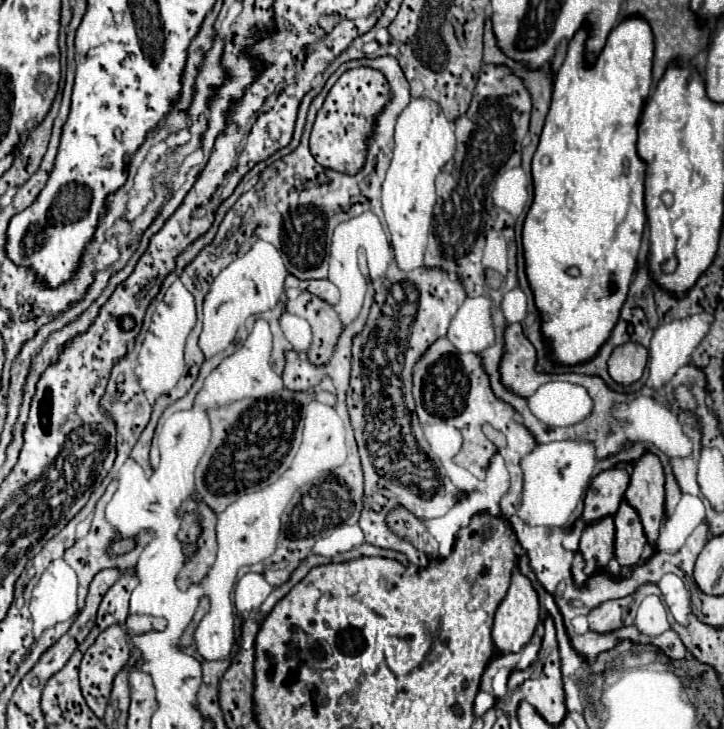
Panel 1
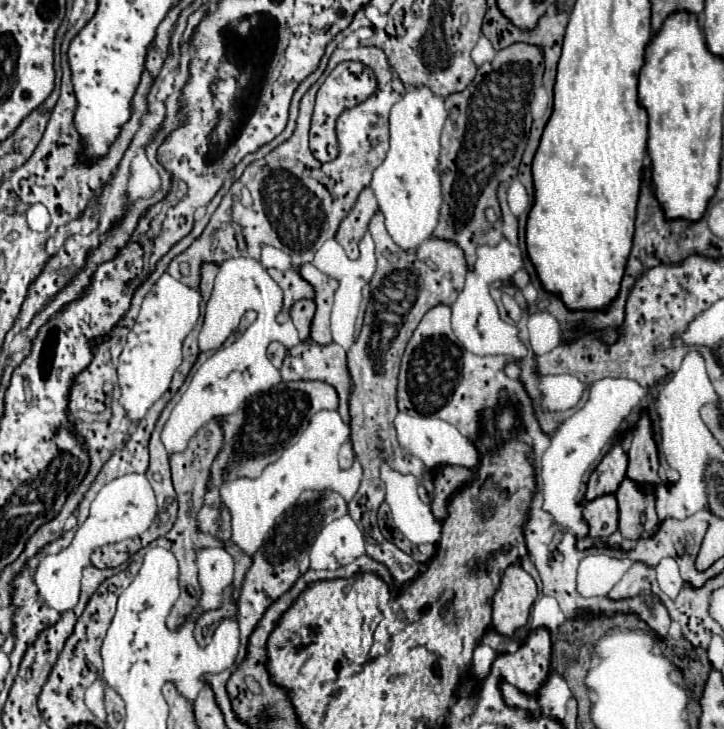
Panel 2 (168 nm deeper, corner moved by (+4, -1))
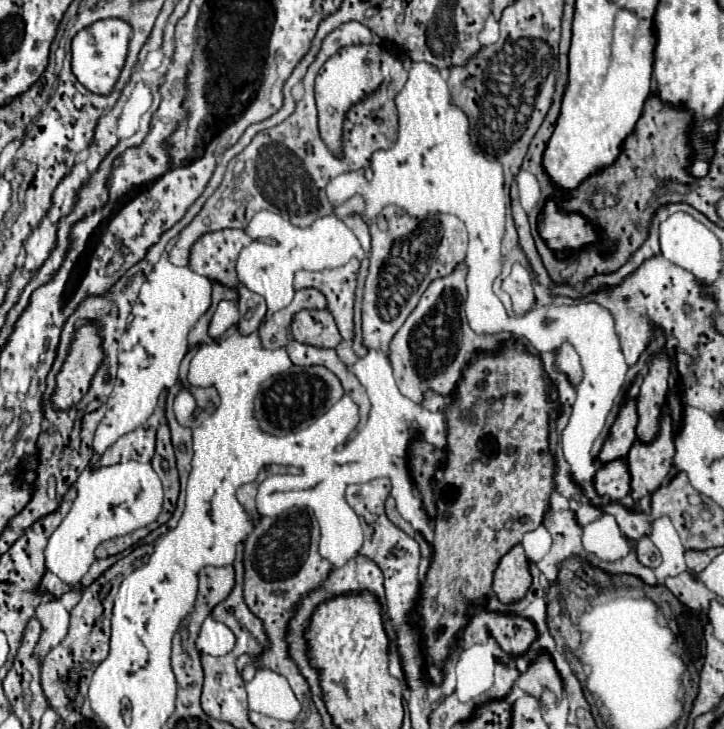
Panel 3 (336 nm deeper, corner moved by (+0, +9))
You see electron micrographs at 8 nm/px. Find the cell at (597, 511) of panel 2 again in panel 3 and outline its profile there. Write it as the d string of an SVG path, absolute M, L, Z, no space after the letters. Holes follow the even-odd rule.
M609 462L595 474L595 490L599 498L609 496L609 502L621 502L629 494L627 462Z

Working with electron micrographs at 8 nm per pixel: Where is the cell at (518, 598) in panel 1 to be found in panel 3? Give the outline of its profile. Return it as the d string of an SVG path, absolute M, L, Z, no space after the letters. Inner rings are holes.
M517 544L501 558L493 576L493 592L503 604L513 604L525 598L531 582L533 576L529 572L529 560L523 546Z

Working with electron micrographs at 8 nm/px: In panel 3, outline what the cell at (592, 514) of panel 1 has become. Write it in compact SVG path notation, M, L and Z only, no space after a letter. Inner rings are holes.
M627 400L621 406L621 412L609 432L607 442L603 444L603 450L599 454L599 462L607 464L613 460L623 460L627 458L627 452L635 444L635 426L637 426L637 410L635 410L635 400Z

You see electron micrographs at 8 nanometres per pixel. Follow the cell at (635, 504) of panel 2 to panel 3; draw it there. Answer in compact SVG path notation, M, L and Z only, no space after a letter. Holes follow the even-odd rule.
M667 406L663 412L661 426L663 430L659 430L659 438L655 438L651 446L639 446L639 442L635 442L627 454L627 466L631 474L631 496L635 502L655 494L663 486L663 482L667 482L671 458L675 454Z

